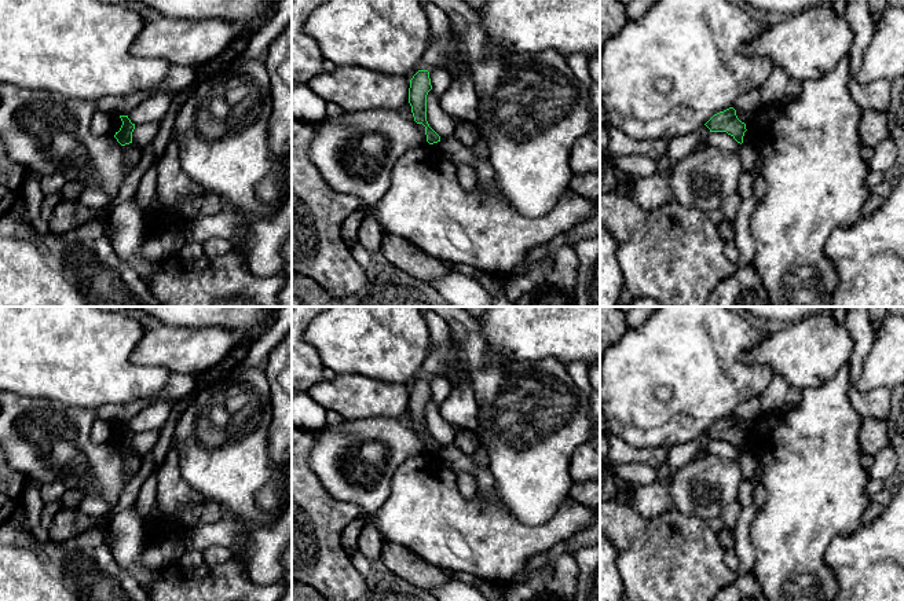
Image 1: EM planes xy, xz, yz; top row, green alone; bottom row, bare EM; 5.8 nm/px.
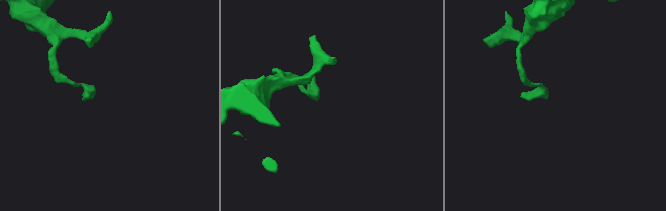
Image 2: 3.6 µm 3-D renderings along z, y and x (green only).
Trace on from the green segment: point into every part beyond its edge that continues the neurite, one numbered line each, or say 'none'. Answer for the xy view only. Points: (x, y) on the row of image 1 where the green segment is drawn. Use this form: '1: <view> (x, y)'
none

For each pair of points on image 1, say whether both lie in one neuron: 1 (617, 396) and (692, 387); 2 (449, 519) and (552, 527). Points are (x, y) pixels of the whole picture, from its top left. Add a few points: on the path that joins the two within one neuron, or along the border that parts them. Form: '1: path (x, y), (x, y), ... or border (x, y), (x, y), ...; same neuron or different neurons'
1: path (636, 377), (673, 377); same neuron
2: path (475, 535), (526, 535); same neuron

